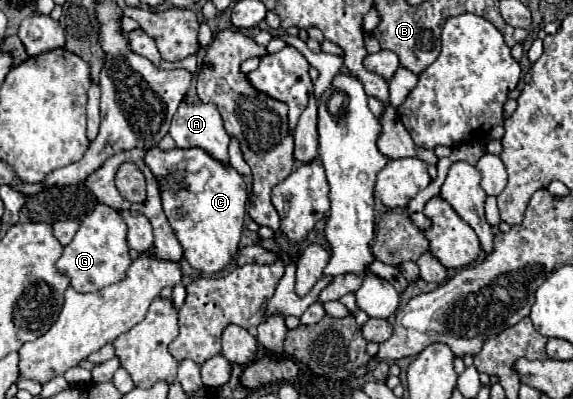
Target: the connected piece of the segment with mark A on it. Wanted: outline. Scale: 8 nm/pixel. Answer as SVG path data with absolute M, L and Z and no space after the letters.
M182 102L170 126L176 148L202 148L214 160L228 164L230 136L222 126L222 118L214 104Z

